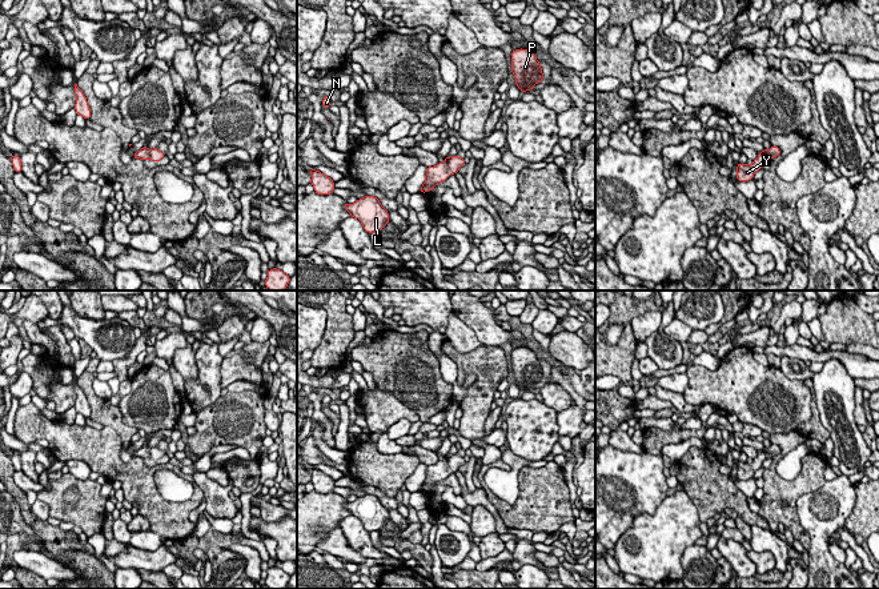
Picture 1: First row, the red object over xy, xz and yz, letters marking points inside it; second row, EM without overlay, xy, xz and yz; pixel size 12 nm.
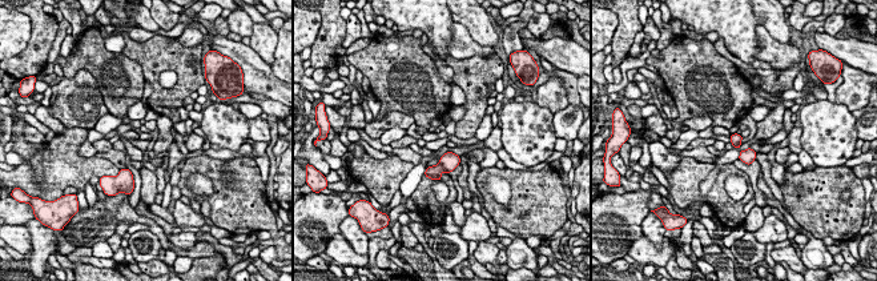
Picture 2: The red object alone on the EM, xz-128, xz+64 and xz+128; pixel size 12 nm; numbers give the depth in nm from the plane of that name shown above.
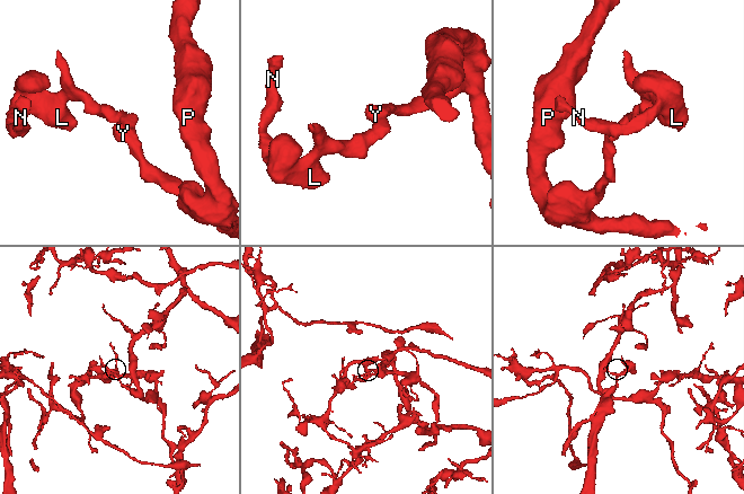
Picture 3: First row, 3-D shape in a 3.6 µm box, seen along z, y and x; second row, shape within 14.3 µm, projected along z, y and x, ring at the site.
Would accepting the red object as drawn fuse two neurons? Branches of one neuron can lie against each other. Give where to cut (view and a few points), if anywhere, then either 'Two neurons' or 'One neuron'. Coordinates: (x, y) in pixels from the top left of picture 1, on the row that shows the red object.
No split. One neuron

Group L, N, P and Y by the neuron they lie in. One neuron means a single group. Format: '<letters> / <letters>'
L N P Y

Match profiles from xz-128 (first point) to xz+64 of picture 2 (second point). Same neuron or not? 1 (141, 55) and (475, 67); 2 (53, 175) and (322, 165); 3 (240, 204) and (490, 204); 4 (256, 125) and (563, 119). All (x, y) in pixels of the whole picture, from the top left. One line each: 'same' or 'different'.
1: same
2: different
3: same
4: same

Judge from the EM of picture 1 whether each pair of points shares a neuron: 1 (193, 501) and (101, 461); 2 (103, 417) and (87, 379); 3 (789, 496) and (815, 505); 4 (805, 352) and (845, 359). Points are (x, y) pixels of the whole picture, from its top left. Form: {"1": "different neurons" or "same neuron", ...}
{"1": "same neuron", "2": "same neuron", "3": "different neurons", "4": "same neuron"}

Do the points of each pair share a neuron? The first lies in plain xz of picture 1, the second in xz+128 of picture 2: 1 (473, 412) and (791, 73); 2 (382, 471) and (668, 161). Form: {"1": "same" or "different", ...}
{"1": "same", "2": "different"}

